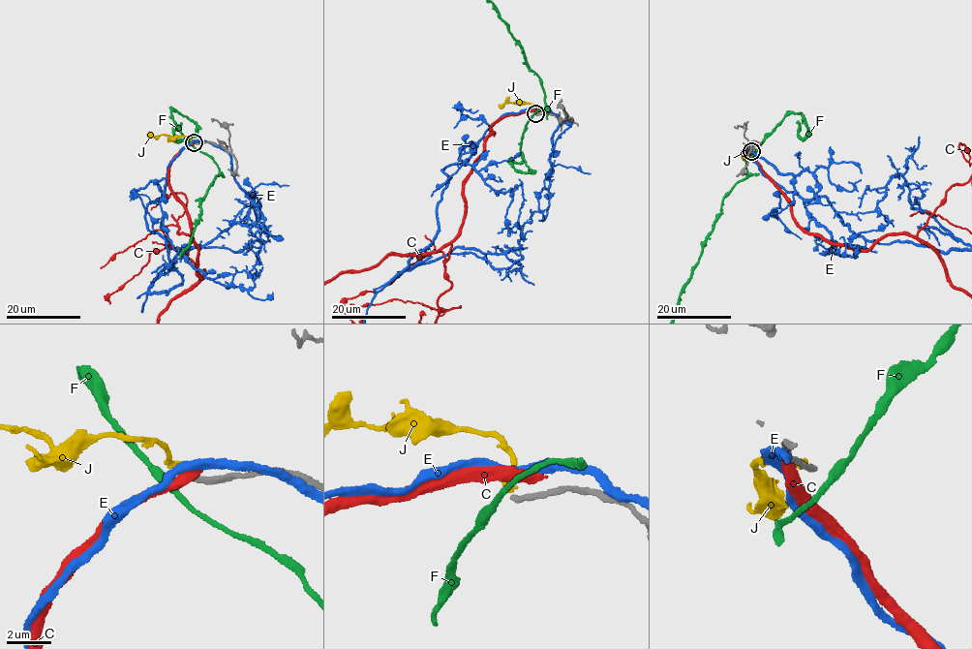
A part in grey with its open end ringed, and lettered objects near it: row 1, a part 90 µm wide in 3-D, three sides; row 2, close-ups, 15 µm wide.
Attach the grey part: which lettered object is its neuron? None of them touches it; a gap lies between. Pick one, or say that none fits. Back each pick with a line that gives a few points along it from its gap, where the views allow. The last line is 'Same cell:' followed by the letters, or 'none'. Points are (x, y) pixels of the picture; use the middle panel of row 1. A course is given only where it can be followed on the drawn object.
Same cell: none

